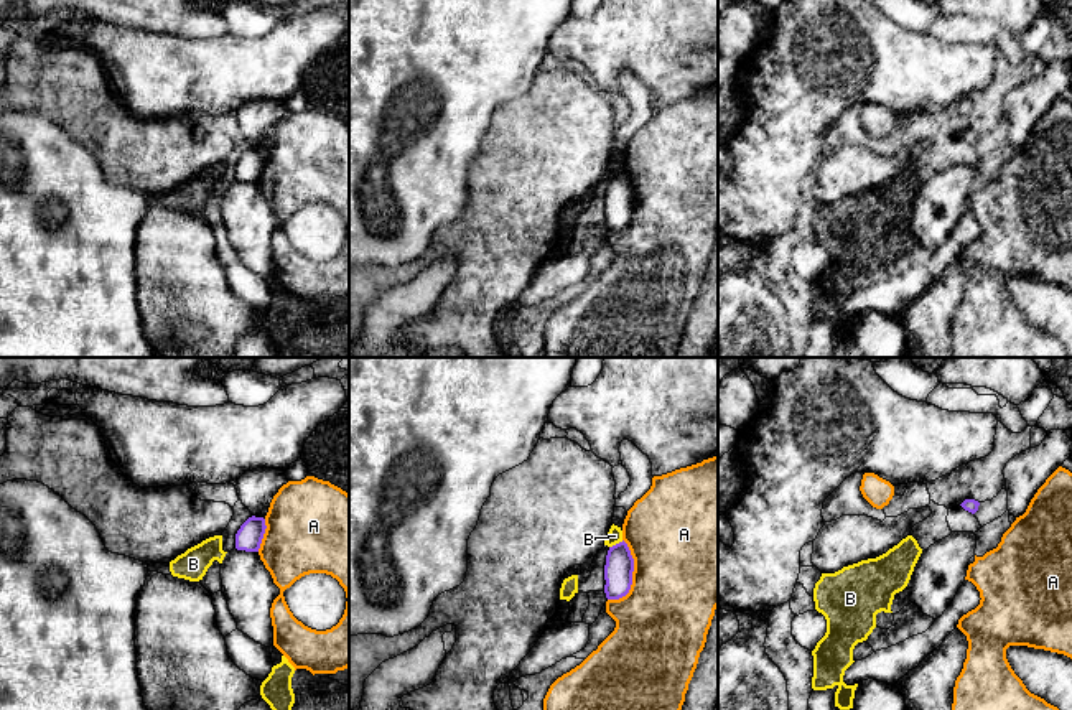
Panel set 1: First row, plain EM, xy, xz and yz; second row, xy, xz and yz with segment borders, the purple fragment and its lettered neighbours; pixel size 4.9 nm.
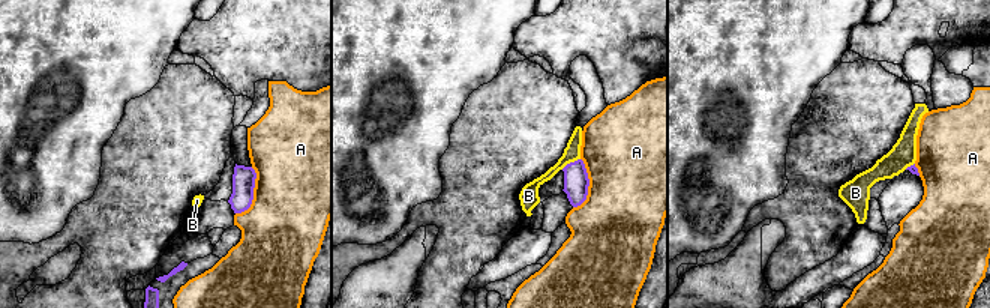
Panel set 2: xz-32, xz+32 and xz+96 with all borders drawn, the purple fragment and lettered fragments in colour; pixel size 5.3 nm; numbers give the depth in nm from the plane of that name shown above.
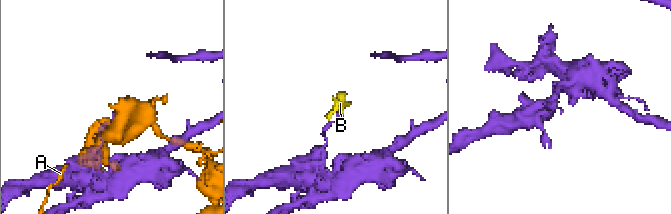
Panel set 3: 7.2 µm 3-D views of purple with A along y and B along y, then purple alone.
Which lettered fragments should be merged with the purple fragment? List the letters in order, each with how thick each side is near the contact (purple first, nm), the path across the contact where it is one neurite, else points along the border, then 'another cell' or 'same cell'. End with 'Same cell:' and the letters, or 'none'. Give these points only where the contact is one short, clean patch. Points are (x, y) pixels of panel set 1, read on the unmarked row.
A: 140/480 nm | another cell
B: 140/80 nm | along xz (623, 172), (610, 178) | another cell
Same cell: none

